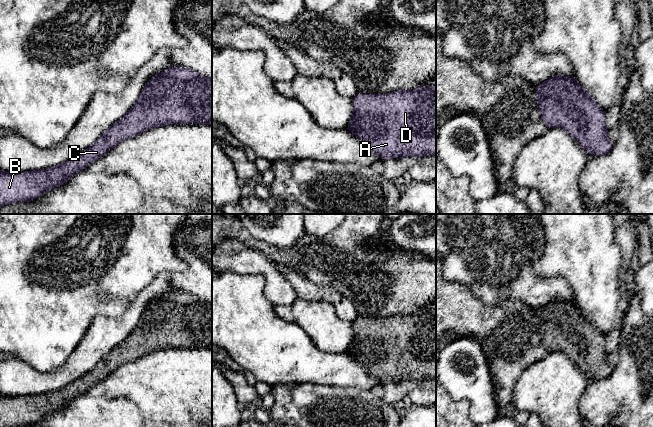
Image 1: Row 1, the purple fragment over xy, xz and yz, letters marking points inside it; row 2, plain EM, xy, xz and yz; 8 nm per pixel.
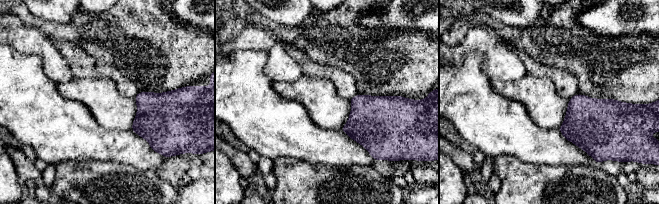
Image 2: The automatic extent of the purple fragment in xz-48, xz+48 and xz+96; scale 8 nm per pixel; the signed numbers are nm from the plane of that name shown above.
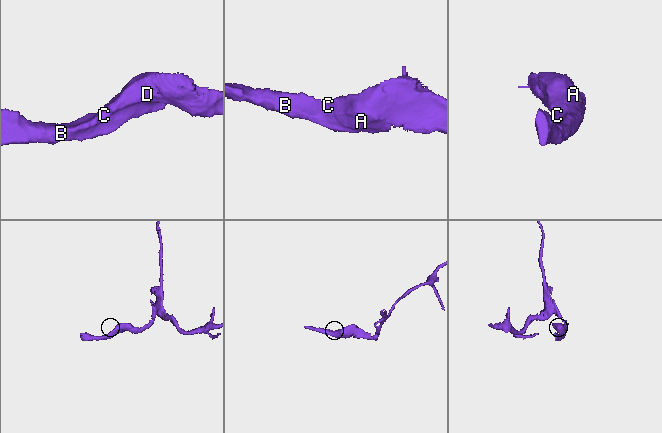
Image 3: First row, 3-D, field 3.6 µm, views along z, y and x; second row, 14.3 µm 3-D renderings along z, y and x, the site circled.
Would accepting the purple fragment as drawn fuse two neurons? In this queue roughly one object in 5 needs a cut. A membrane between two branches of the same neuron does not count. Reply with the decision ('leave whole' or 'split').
leave whole

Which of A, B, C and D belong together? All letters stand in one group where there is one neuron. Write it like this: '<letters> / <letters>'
A B C D

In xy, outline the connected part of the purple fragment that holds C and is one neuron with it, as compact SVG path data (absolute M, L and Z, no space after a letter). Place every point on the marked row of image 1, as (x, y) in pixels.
M184 66L170 67L153 76L144 85L138 100L128 113L104 132L92 146L75 157L47 169L25 172L0 170L0 207L16 202L32 202L48 190L68 182L72 176L108 153L121 141L170 124L212 125L212 79Z

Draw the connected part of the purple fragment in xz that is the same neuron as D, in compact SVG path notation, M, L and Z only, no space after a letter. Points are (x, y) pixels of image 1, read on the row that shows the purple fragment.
M417 86L388 94L357 93L352 101L353 115L345 129L365 141L371 153L381 159L436 153L436 86Z

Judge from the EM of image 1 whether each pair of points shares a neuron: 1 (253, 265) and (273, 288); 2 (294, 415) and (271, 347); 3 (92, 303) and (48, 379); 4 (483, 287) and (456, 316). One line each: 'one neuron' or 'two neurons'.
1: one neuron
2: two neurons
3: two neurons
4: two neurons

